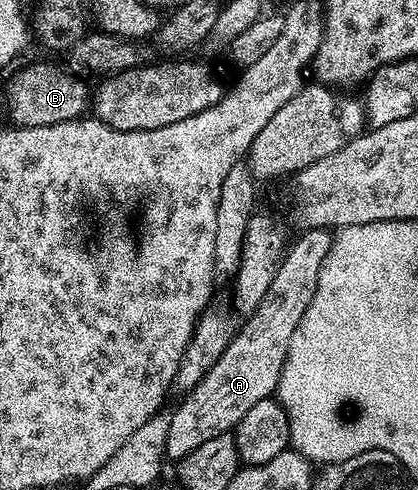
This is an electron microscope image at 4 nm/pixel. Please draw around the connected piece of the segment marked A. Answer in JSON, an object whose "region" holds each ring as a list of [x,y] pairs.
{"region":[[[305,229],[302,232],[286,250],[277,267],[275,281],[271,281],[271,289],[267,289],[263,301],[253,314],[240,324],[223,357],[215,361],[199,385],[195,385],[182,398],[185,400],[174,409],[173,415],[168,416],[166,460],[180,461],[187,457],[187,453],[195,453],[199,445],[211,441],[211,437],[230,434],[248,411],[276,392],[291,337],[295,329],[299,329],[299,321],[303,321],[303,313],[307,313],[311,297],[315,297],[319,269],[323,269],[323,261],[333,244],[333,235],[328,230]]]}

